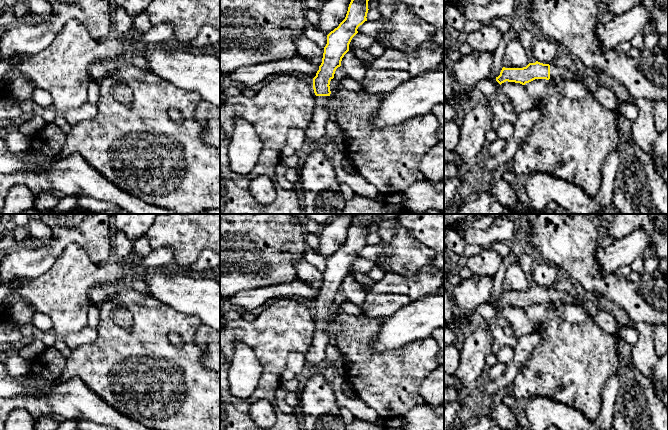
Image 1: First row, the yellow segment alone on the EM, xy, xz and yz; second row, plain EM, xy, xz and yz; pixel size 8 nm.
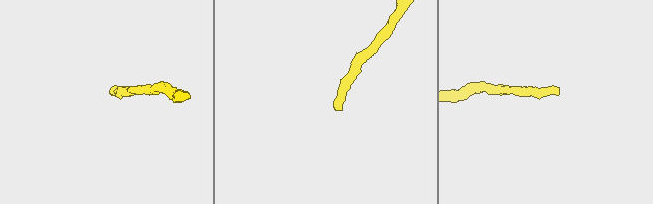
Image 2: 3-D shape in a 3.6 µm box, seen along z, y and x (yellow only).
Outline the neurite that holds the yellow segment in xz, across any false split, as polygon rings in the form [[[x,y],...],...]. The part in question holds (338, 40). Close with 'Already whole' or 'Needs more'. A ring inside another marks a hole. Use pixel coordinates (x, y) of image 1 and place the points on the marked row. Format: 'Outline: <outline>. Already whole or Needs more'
Outline: [[[351,0],[345,19],[327,35],[322,63],[313,78],[315,106],[312,120],[304,131],[306,135],[305,147],[298,152],[299,164],[296,170],[299,174],[299,180],[294,184],[293,191],[300,198],[303,194],[301,176],[306,157],[312,148],[325,141],[326,123],[331,118],[332,111],[328,107],[331,94],[330,81],[334,78],[336,69],[341,66],[342,58],[349,51],[349,44],[358,33],[358,27],[367,21],[368,1]]]. Needs more

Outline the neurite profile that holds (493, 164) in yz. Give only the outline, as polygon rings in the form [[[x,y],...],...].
[[[536,106],[531,110],[518,114],[518,118],[514,125],[514,132],[510,138],[506,140],[505,148],[496,155],[488,155],[485,159],[482,169],[485,174],[494,179],[500,171],[507,167],[514,157],[519,145],[528,135],[531,127],[541,118],[542,112]]]

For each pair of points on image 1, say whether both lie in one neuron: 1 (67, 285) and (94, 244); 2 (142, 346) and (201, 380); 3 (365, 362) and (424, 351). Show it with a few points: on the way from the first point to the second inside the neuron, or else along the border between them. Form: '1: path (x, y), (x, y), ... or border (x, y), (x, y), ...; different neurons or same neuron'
1: border (65, 246), (78, 244), (95, 263), (110, 260); different neurons
2: path (157, 361), (177, 380), (186, 380); same neuron
3: path (380, 362), (409, 362); same neuron

